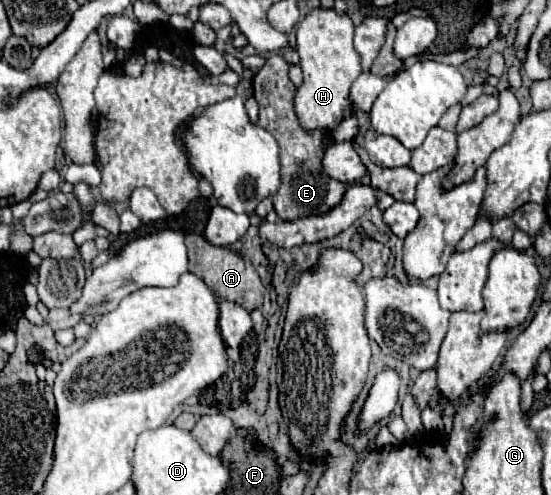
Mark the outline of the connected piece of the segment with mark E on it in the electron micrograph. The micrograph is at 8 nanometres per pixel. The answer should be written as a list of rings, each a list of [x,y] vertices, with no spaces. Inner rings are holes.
[[[272,55],[266,59],[264,67],[252,79],[254,97],[260,105],[258,127],[272,133],[280,147],[280,165],[282,165],[282,185],[272,195],[272,203],[280,219],[292,221],[306,215],[322,215],[340,203],[346,185],[342,181],[330,179],[322,169],[322,139],[326,137],[326,129],[306,131],[294,111],[294,93],[296,87],[288,79],[288,63],[282,55]],[[284,75],[284,79],[282,79]]]

